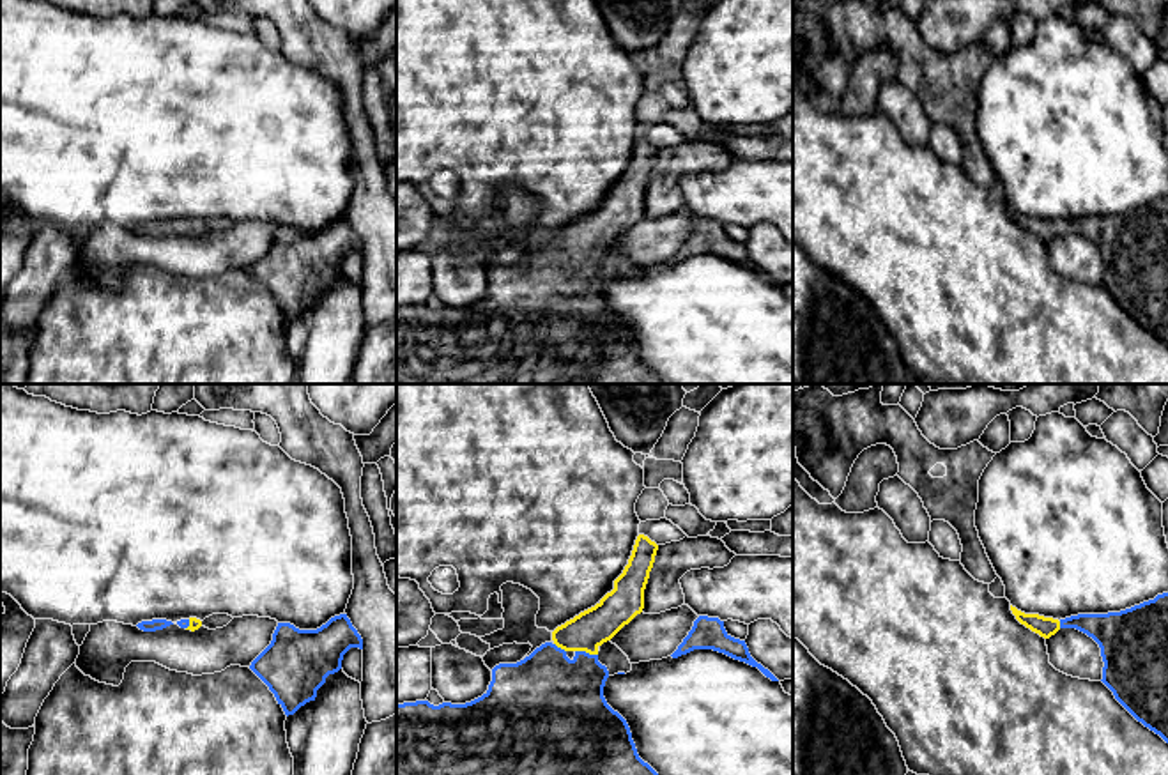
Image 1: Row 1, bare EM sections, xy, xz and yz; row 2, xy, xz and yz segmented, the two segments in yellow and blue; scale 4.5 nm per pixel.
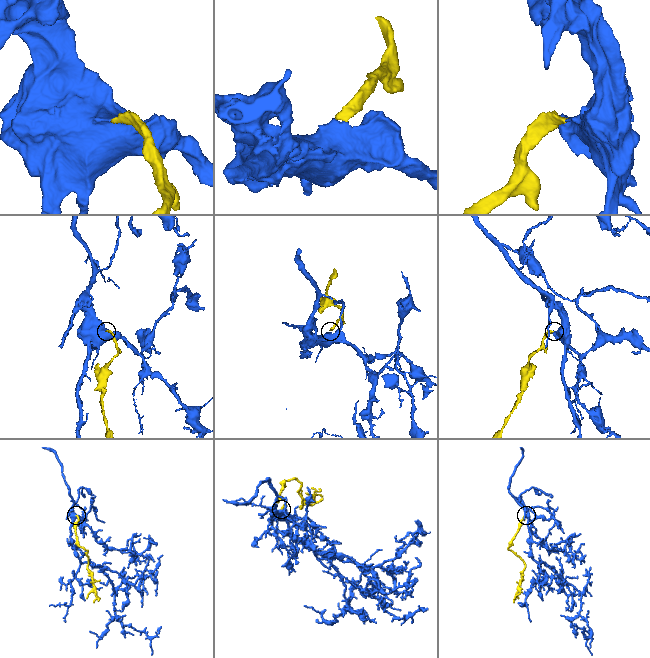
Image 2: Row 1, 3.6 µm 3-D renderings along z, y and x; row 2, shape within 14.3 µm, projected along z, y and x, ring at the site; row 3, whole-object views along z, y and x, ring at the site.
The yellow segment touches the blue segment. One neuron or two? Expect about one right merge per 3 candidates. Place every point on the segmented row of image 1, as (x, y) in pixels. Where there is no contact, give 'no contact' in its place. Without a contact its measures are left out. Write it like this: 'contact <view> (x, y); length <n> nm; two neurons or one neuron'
contact xz (586, 652); length 110 nm; one neuron

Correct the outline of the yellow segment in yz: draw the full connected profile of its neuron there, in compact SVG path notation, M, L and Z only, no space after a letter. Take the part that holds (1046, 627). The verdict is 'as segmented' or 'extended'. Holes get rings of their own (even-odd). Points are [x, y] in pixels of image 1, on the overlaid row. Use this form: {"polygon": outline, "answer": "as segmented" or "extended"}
{"polygon": "M1168 593L1131 609L1108 614L1078 614L1065 619L1025 614L1010 605L1016 619L1044 639L1060 628L1076 628L1092 637L1104 662L1103 683L1115 699L1145 727L1168 743Z", "answer": "extended"}

